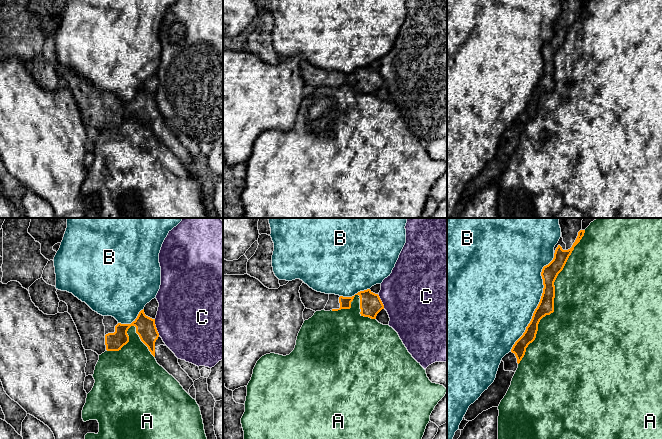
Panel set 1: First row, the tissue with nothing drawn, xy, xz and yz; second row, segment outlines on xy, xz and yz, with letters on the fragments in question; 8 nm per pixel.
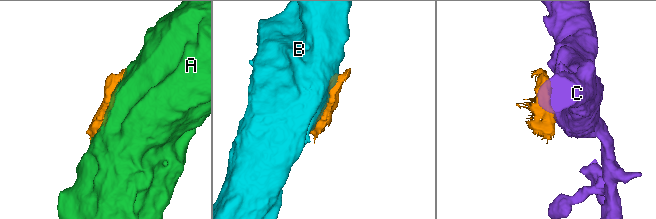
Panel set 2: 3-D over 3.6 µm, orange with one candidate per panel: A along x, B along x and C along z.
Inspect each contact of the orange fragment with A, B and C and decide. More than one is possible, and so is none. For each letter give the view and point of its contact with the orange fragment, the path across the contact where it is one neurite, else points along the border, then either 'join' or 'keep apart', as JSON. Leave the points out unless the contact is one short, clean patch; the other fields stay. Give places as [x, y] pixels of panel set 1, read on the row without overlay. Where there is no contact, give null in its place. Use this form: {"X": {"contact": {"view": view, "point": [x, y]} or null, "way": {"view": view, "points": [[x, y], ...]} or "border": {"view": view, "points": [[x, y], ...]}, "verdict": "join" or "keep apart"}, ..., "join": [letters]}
{"A": {"contact": {"view": "yz", "point": [553, 75]}, "verdict": "keep apart"}, "B": {"contact": {"view": "yz", "point": [539, 78]}, "verdict": "keep apart"}, "C": {"contact": {"view": "xy", "point": [155, 103]}, "border": {"view": "xy", "points": [[154, 95], [159, 111]]}, "verdict": "keep apart"}, "join": []}

